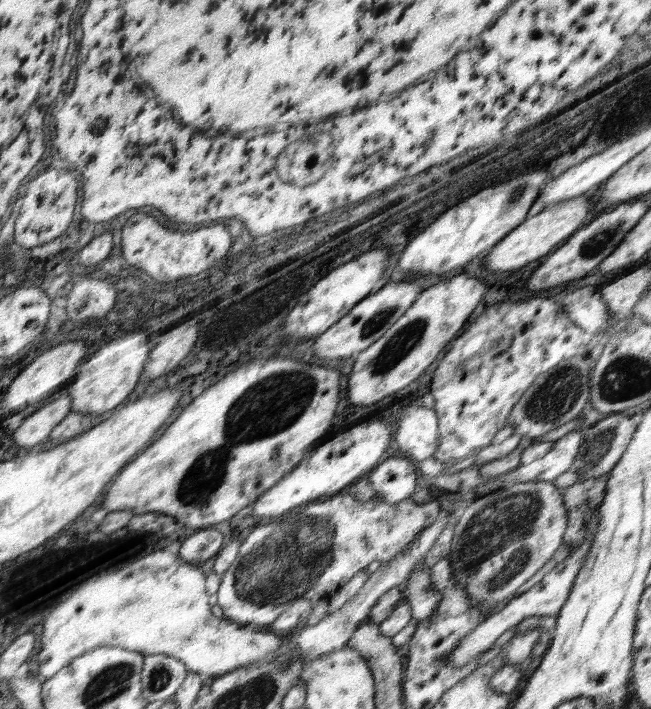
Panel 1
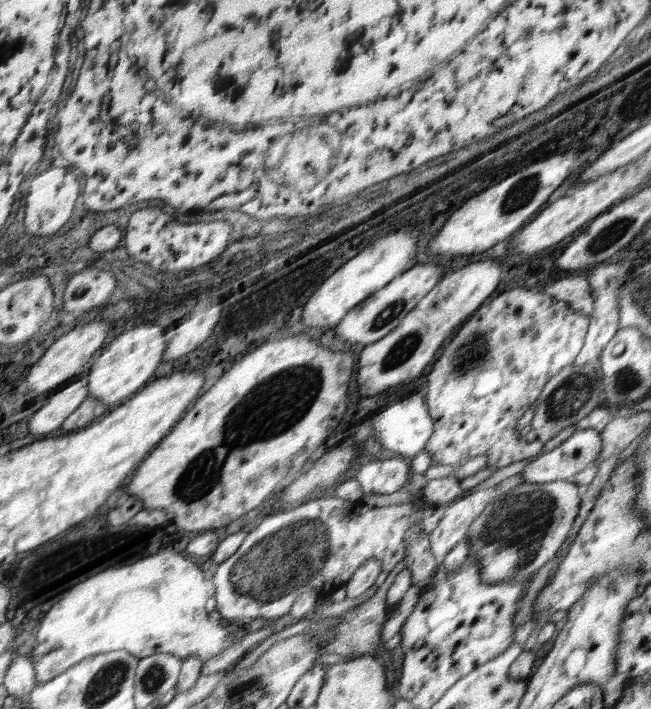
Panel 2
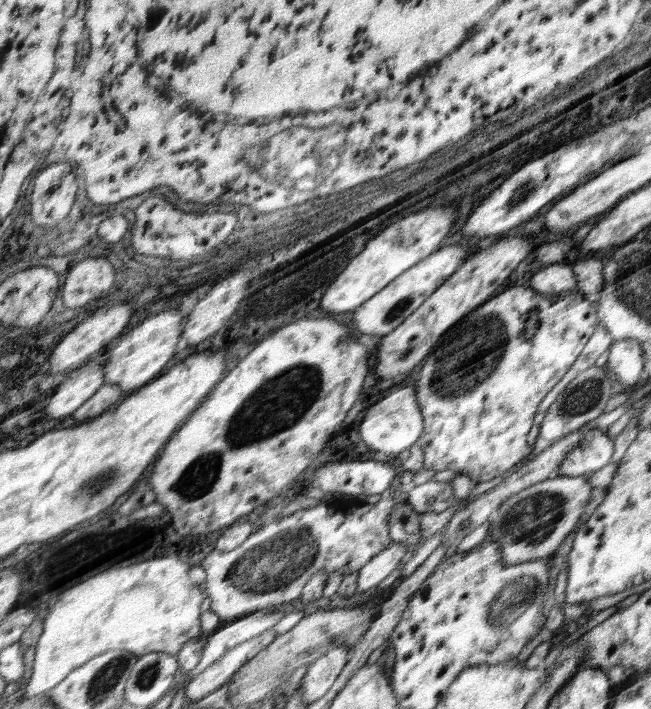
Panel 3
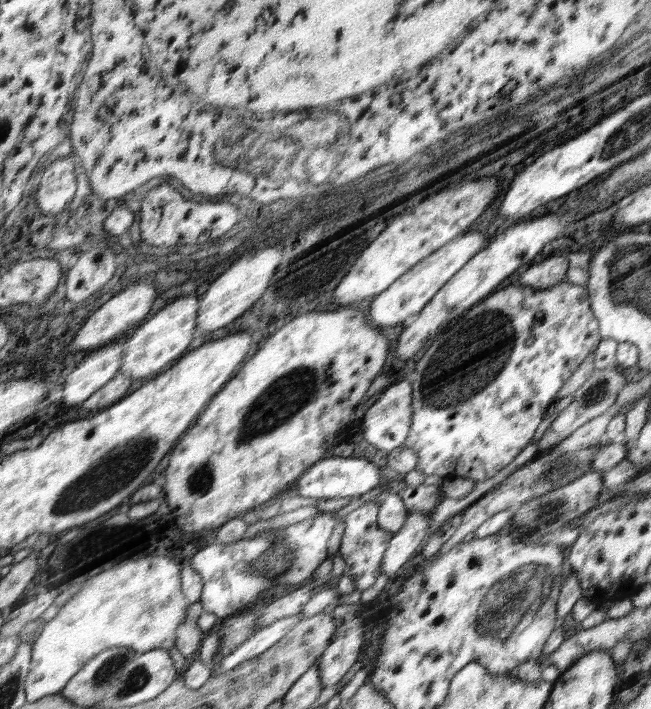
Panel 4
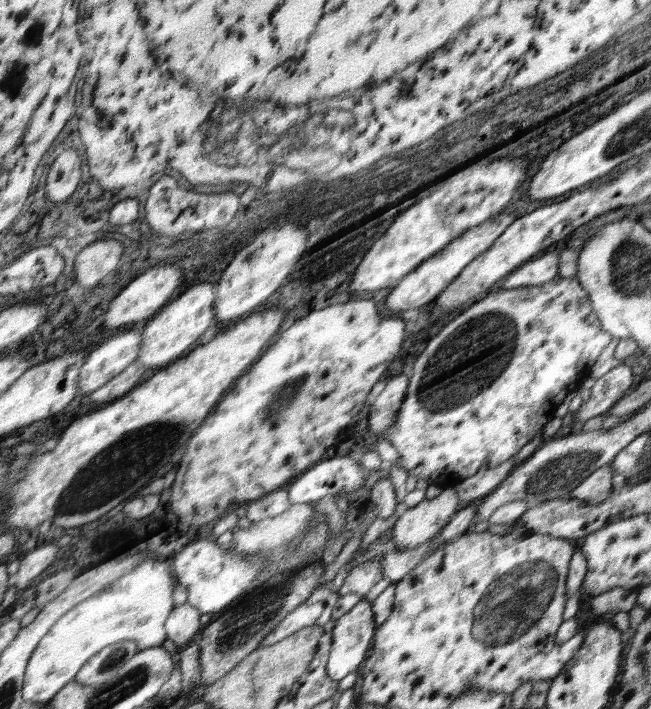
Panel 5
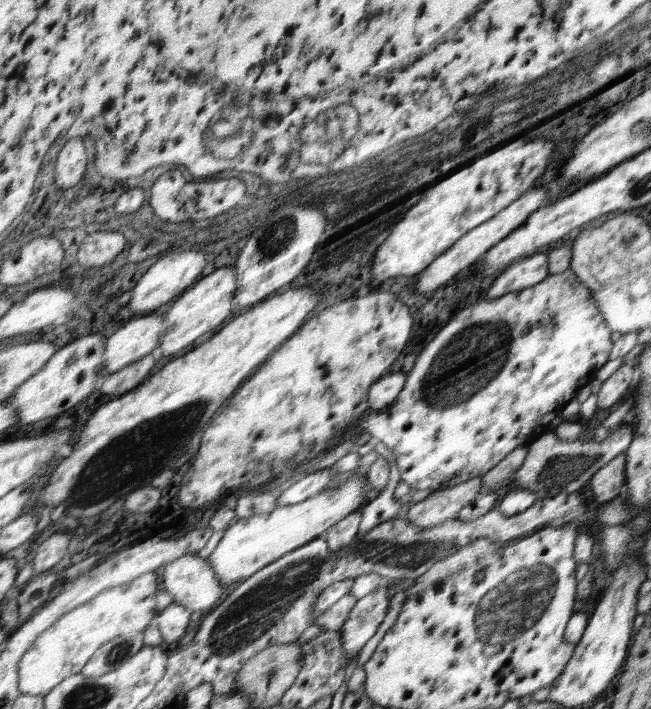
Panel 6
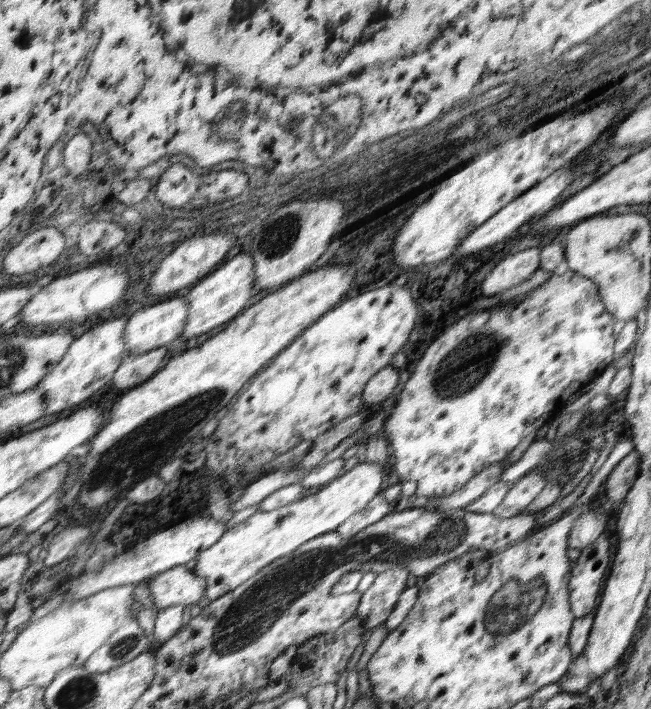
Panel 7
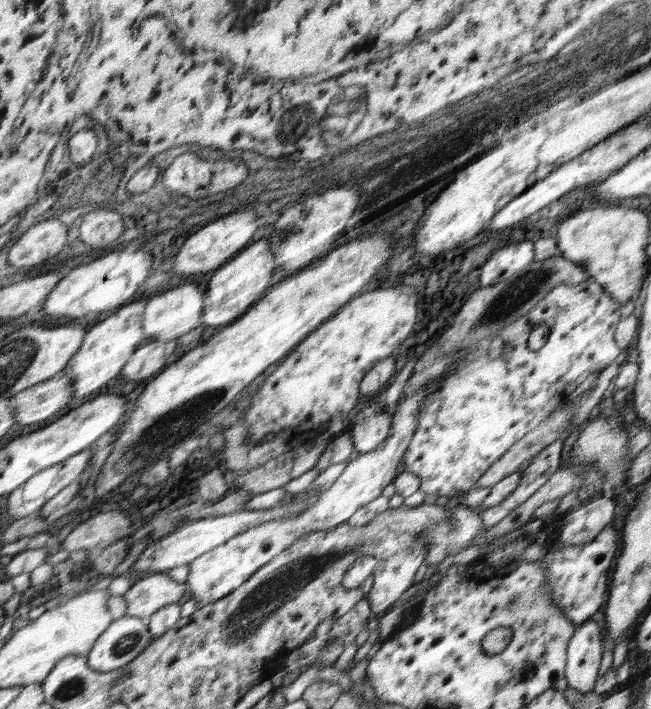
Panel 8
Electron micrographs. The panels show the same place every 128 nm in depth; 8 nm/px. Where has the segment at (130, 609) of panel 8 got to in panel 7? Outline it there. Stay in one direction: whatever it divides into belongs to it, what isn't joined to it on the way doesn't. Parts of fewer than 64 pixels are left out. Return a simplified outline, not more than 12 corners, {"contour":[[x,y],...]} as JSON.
{"contour":[[179,565],[146,587],[162,610],[200,605],[208,584]]}

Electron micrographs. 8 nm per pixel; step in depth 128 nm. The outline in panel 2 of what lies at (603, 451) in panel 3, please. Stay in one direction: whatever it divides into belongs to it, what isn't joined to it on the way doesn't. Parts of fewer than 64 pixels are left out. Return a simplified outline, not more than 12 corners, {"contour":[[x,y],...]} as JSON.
{"contour":[[578,429],[519,473],[526,483],[574,475],[602,452],[601,429]]}

